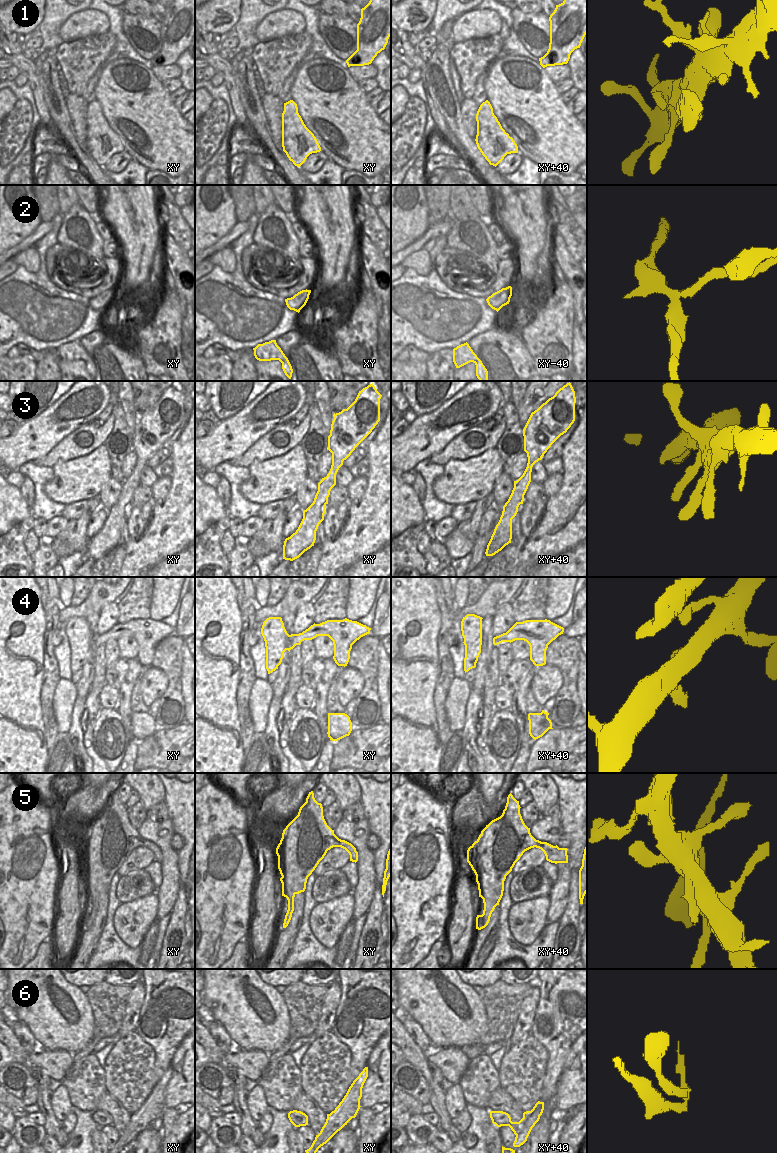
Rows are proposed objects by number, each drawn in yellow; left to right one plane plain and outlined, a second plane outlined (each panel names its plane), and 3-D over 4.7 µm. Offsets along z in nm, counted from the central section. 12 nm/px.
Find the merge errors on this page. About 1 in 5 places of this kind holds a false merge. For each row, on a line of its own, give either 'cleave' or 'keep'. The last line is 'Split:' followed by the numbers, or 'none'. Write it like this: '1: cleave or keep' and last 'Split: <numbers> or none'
1: keep
2: cleave
3: keep
4: keep
5: cleave
6: cleave
Split: 2, 5, 6

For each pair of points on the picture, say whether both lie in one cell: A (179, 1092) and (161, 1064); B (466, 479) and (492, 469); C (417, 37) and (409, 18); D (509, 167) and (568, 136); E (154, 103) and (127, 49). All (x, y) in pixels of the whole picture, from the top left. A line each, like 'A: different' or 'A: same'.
A: different
B: same
C: different
D: different
E: different

